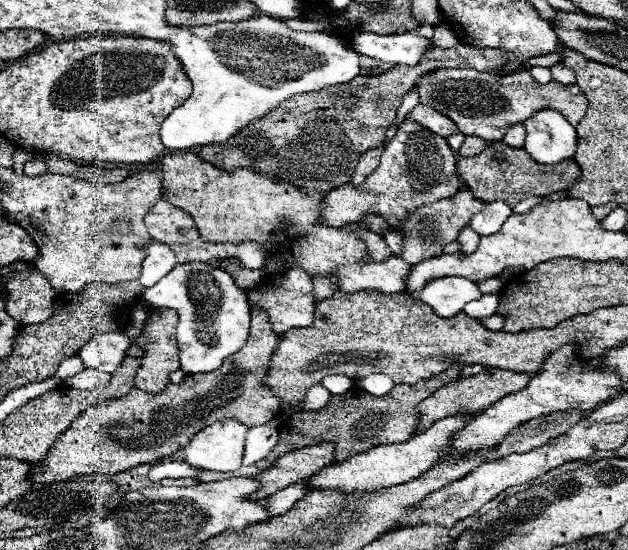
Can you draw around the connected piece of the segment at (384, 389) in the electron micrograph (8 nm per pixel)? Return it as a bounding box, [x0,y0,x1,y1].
[356,374,394,396]

